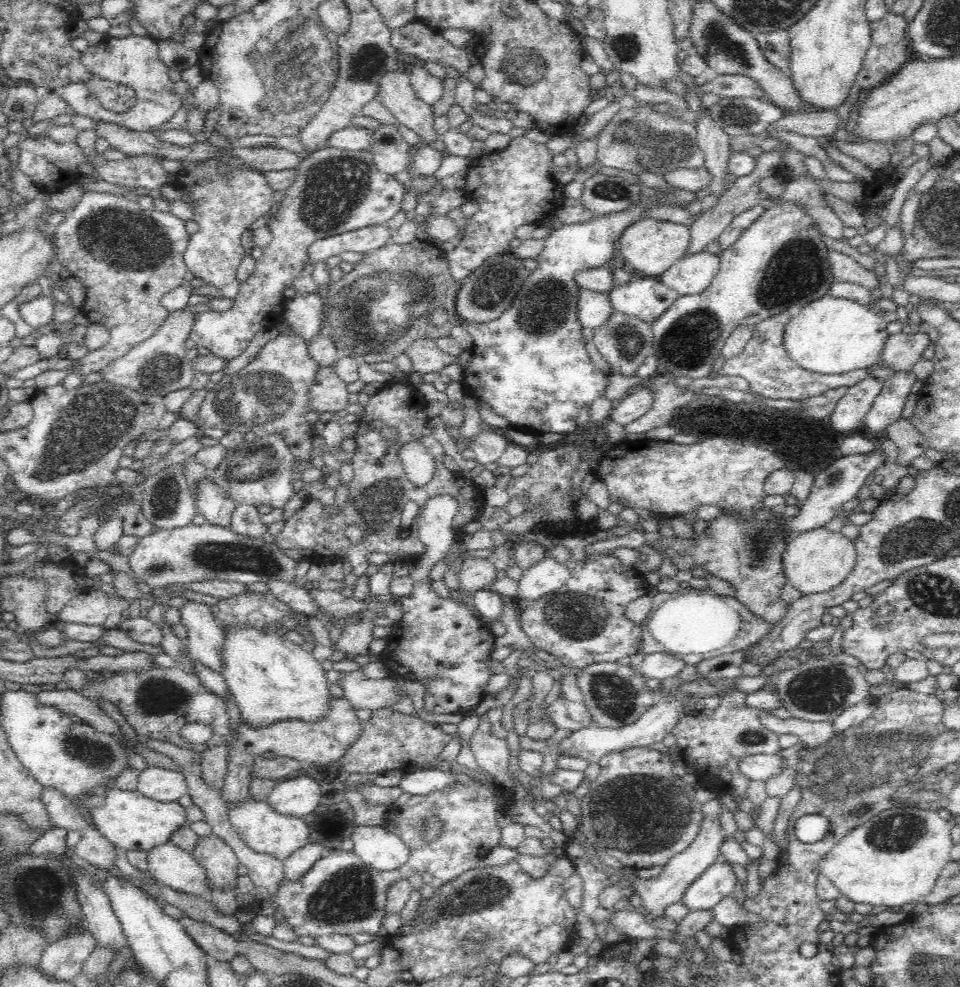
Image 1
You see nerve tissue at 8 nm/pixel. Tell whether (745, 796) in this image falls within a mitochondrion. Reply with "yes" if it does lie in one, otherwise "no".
no

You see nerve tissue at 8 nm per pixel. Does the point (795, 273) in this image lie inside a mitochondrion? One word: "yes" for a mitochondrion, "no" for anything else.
yes

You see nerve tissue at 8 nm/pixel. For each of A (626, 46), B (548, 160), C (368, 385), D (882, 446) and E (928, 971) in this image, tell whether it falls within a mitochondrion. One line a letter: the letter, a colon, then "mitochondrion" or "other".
A: mitochondrion
B: other
C: other
D: other
E: mitochondrion

